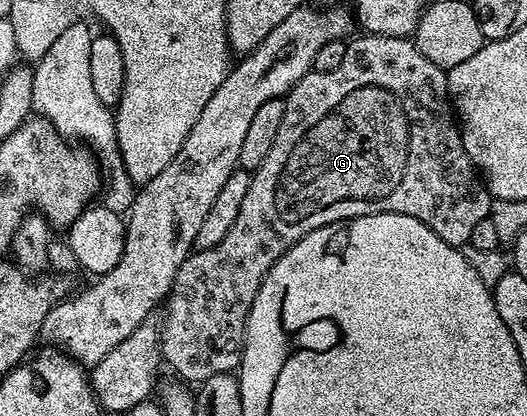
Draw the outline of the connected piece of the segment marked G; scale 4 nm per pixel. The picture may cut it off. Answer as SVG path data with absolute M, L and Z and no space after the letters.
M356 35L347 44L345 59L337 70L306 72L292 86L285 97L281 130L277 130L277 139L265 162L251 172L249 191L241 202L237 222L229 226L229 234L217 246L192 251L181 270L177 270L165 301L167 313L159 334L162 359L180 381L195 386L213 378L213 374L234 373L243 357L249 310L265 274L269 274L281 254L321 226L382 212L405 214L425 222L449 246L462 249L471 242L477 222L490 217L492 203L491 193L469 154L465 154L461 129L449 99L446 71L429 62L417 50L414 39Z

